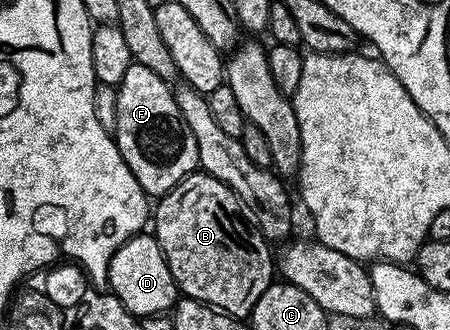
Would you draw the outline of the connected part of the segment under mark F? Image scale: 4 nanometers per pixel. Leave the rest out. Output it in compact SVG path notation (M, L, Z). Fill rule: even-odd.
M133 62L116 88L116 96L114 139L118 150L140 189L152 198L164 196L175 184L197 171L200 162L194 134L190 134L190 126L186 126L178 110L173 89L154 70L146 70L146 66Z

